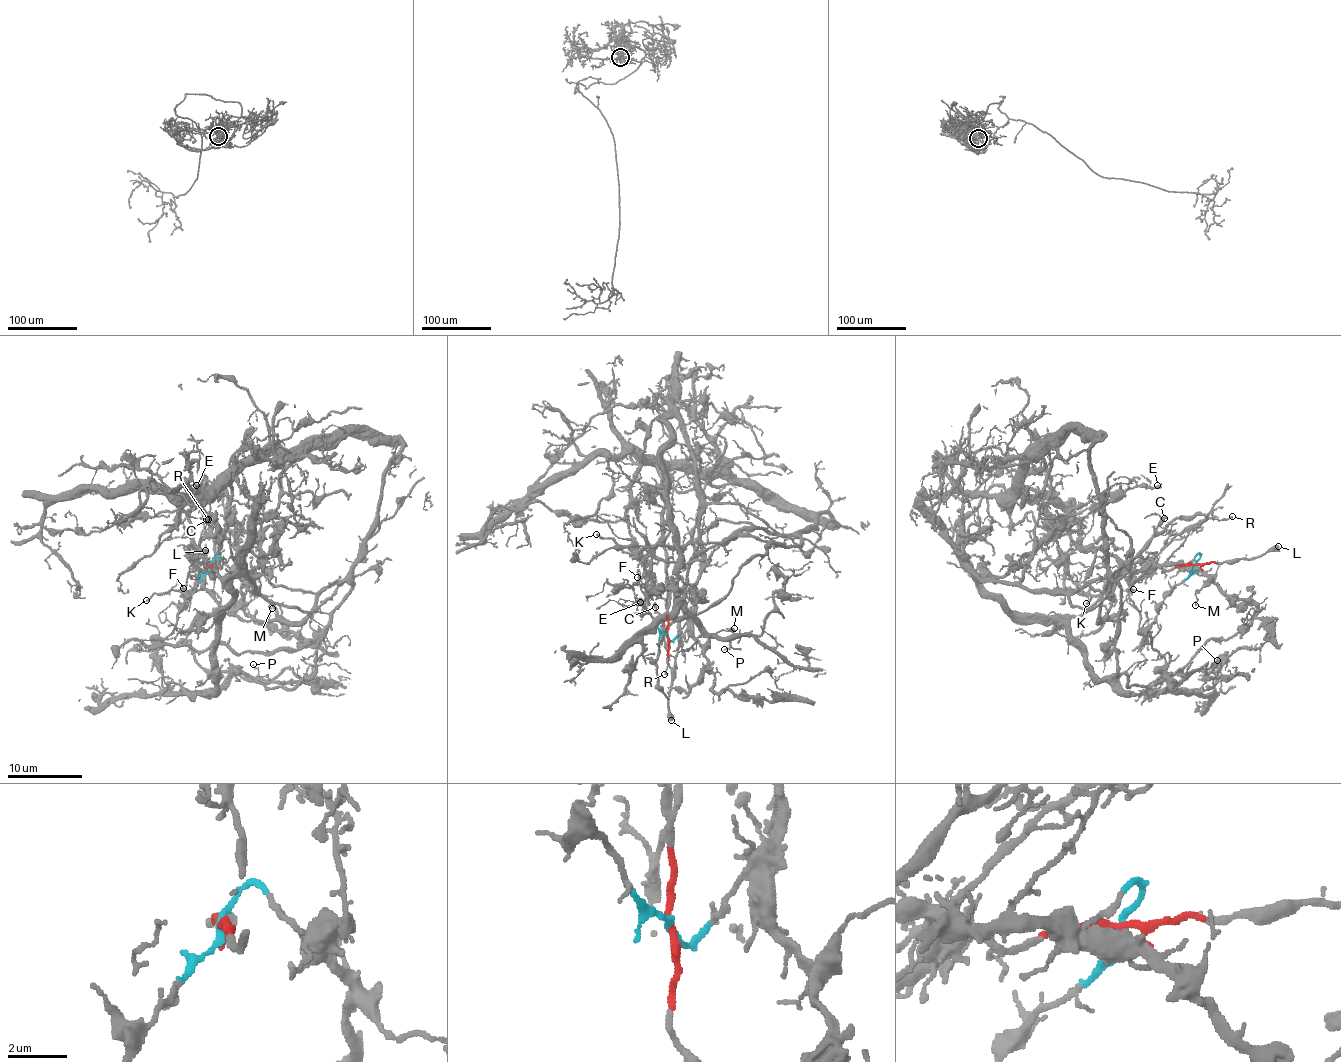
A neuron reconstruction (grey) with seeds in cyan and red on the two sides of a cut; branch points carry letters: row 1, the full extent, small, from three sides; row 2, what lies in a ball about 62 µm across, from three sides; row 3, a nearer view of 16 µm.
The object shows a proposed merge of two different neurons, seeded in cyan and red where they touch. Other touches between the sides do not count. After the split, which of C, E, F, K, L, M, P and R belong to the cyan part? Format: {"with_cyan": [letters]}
{"with_cyan": ["E", "F", "K", "M", "P"]}

